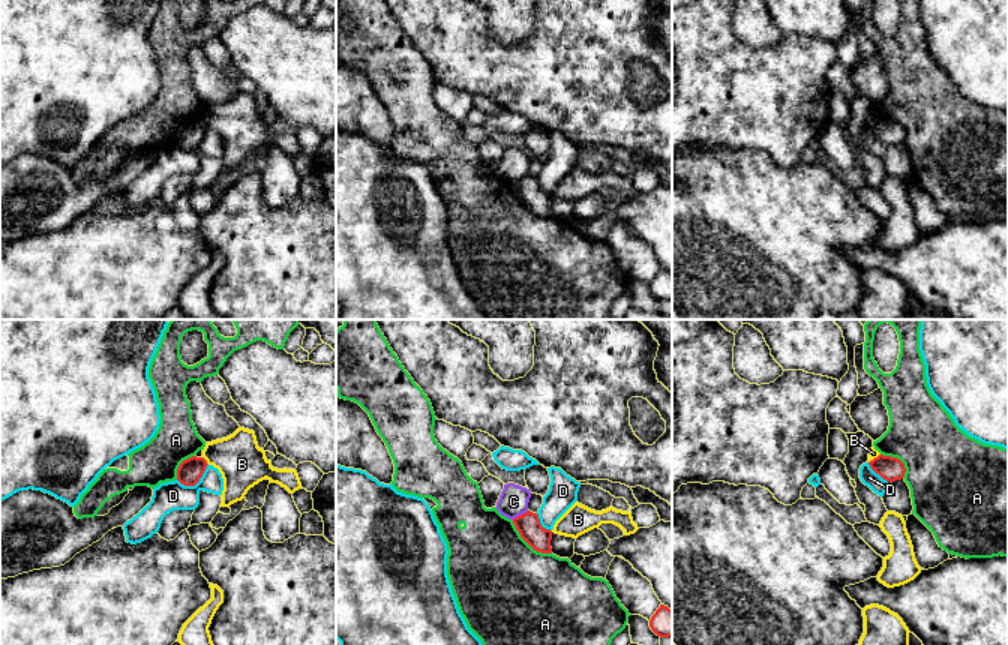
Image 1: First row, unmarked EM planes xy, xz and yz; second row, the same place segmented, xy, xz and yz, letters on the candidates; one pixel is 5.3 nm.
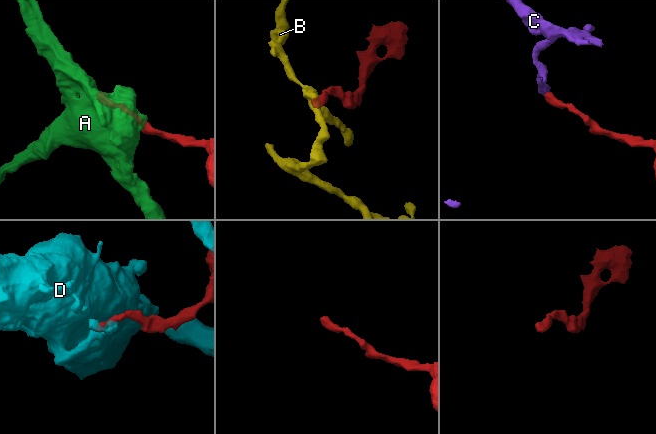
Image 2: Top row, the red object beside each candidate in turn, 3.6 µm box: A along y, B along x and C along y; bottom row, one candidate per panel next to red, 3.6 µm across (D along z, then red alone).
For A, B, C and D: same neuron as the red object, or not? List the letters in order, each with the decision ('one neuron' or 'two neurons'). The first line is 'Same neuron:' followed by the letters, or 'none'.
Same neuron: none
A: two neurons
B: two neurons
C: two neurons
D: two neurons

